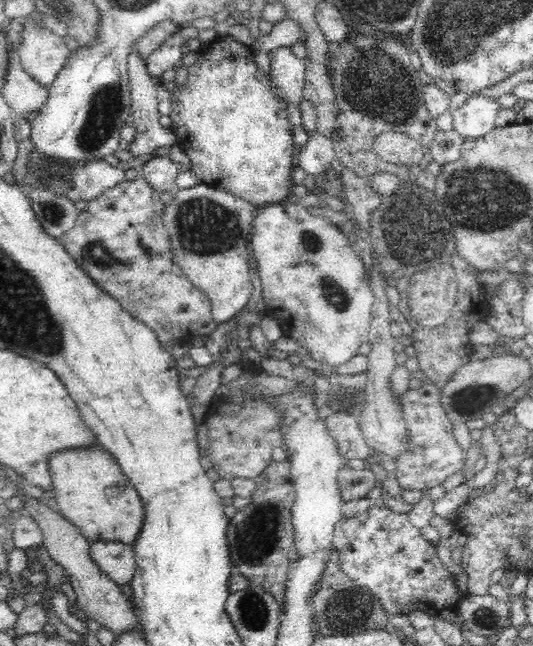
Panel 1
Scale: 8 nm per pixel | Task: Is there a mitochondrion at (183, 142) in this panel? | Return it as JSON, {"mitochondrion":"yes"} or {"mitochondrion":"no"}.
{"mitochondrion":"no"}

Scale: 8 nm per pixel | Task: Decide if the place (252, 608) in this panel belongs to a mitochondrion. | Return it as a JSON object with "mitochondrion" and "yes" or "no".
{"mitochondrion":"yes"}

